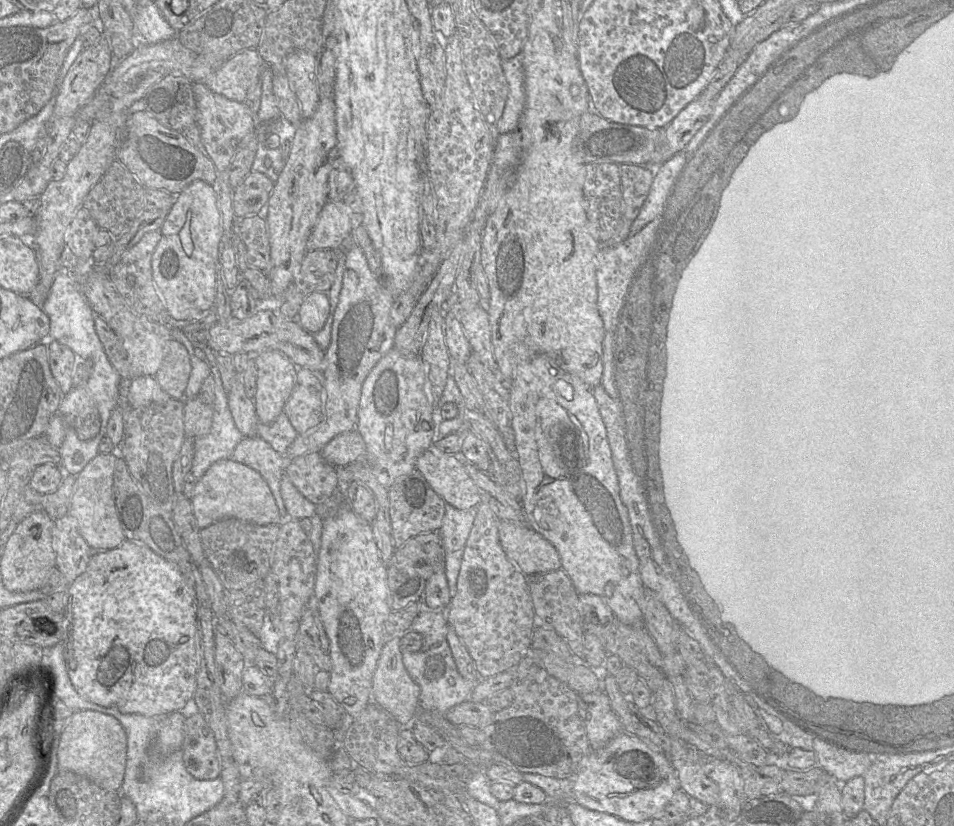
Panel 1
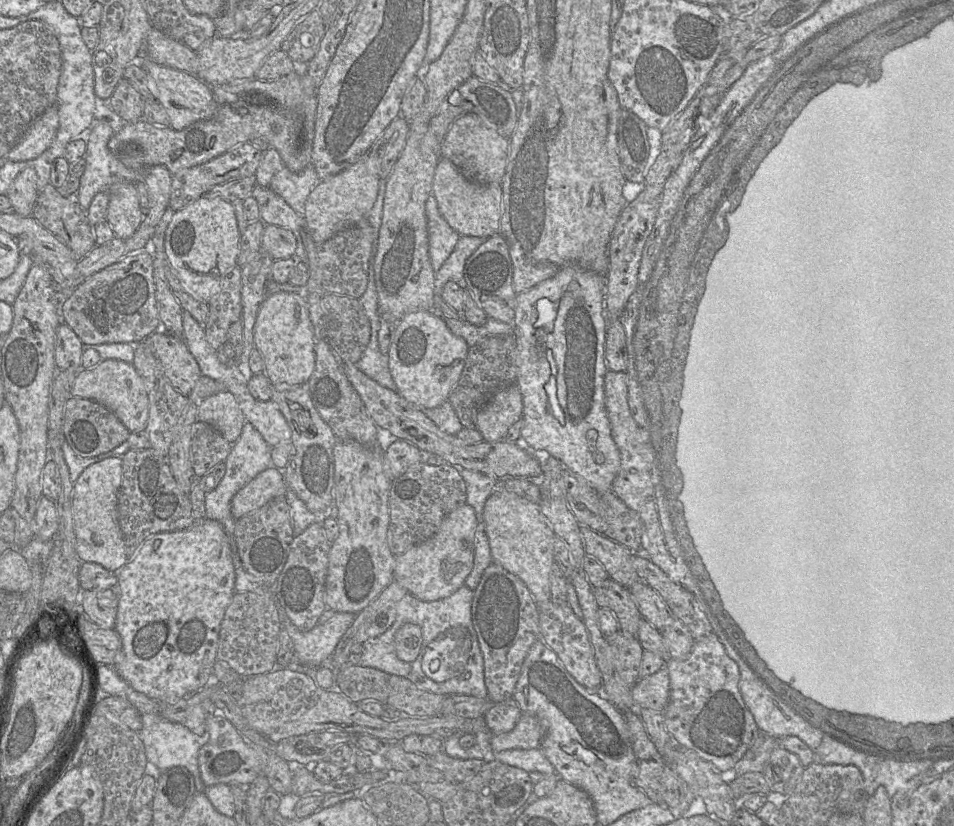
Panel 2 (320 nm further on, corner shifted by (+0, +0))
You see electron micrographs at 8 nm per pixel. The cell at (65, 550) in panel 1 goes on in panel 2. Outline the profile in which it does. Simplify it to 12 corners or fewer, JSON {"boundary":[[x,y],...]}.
{"boundary":[[115,574],[83,591],[83,612],[114,629],[120,588]]}

